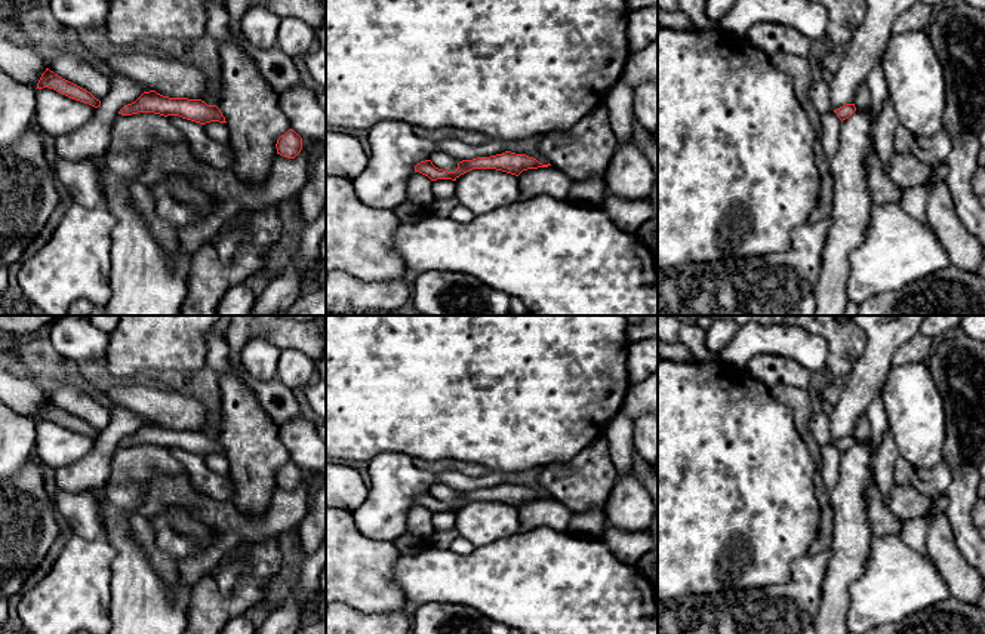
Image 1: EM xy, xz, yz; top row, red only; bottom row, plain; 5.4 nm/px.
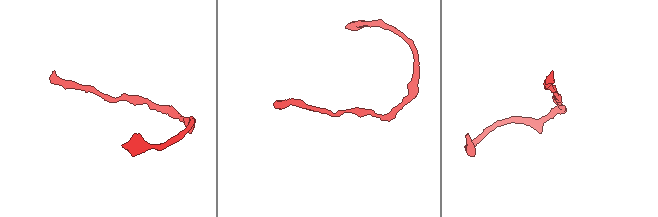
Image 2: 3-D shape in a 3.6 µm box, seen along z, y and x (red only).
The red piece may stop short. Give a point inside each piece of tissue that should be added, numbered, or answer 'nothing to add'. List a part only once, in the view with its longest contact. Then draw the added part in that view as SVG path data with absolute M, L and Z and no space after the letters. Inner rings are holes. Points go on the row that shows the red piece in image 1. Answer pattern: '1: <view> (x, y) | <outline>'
nothing to add

